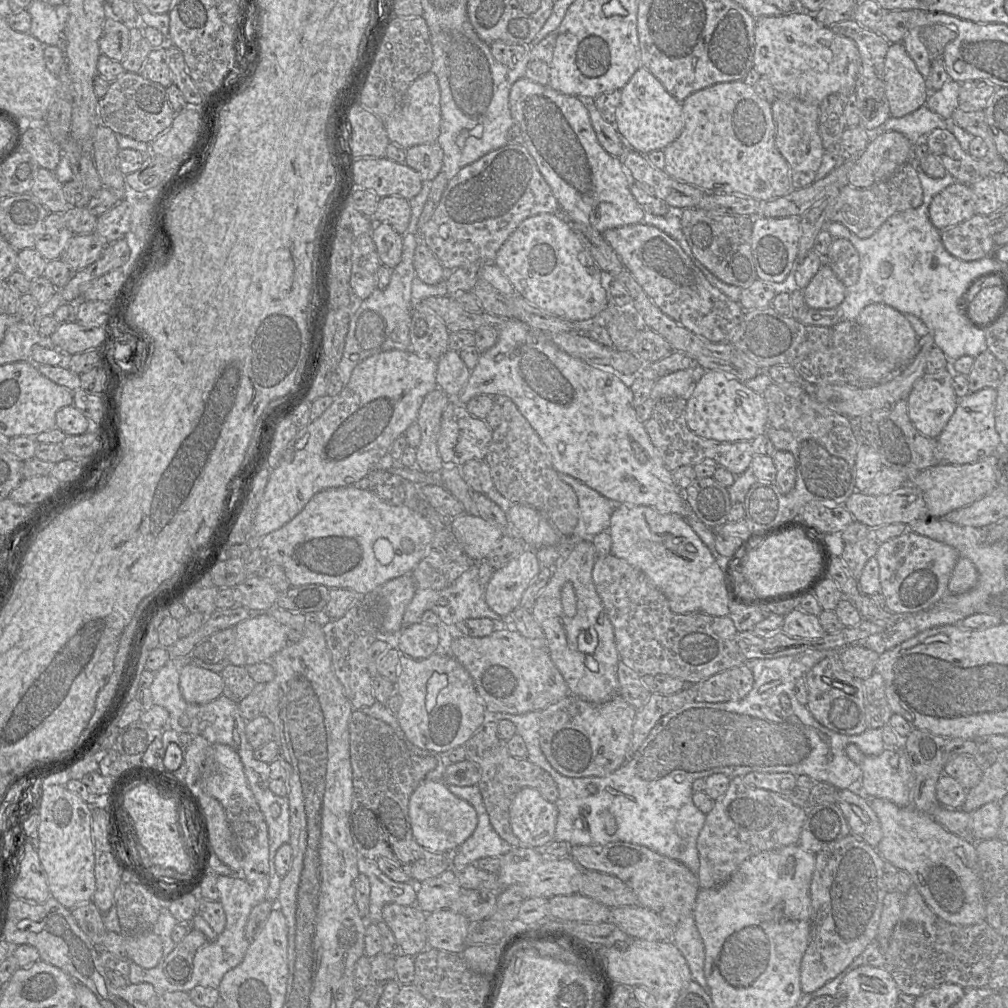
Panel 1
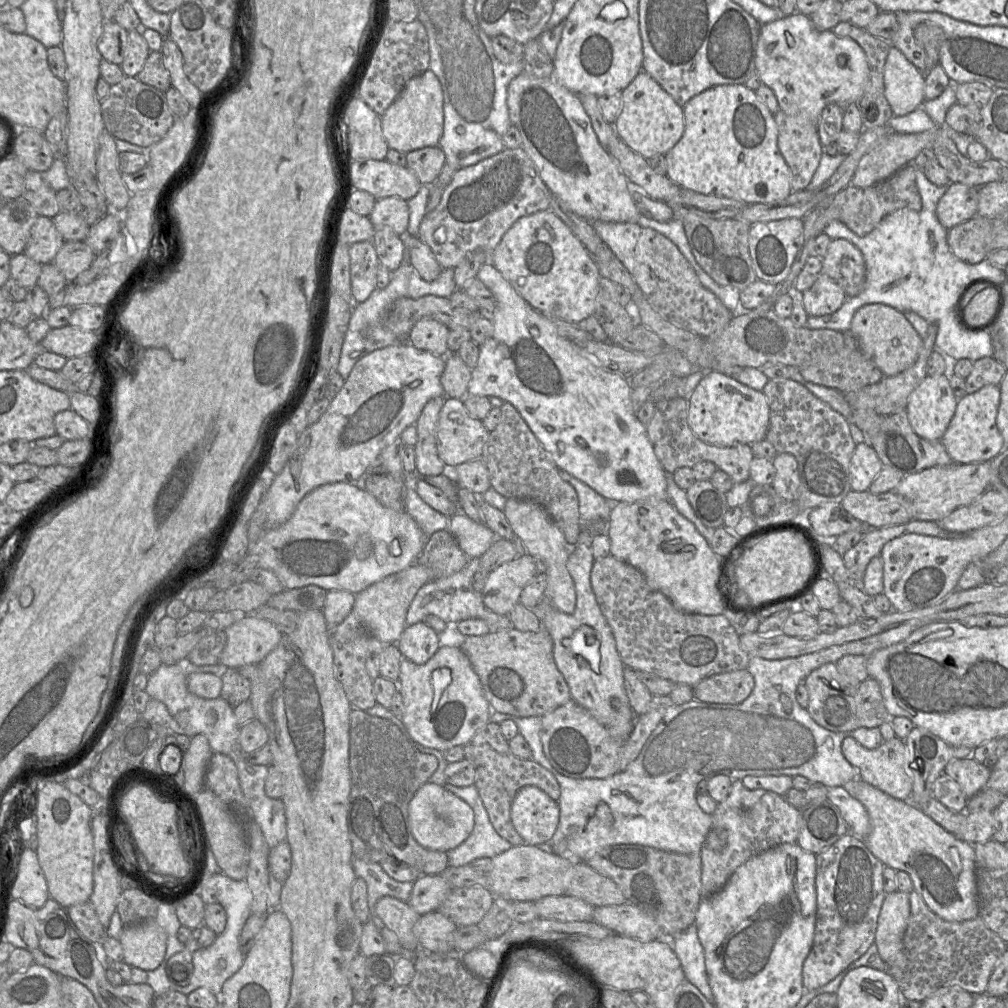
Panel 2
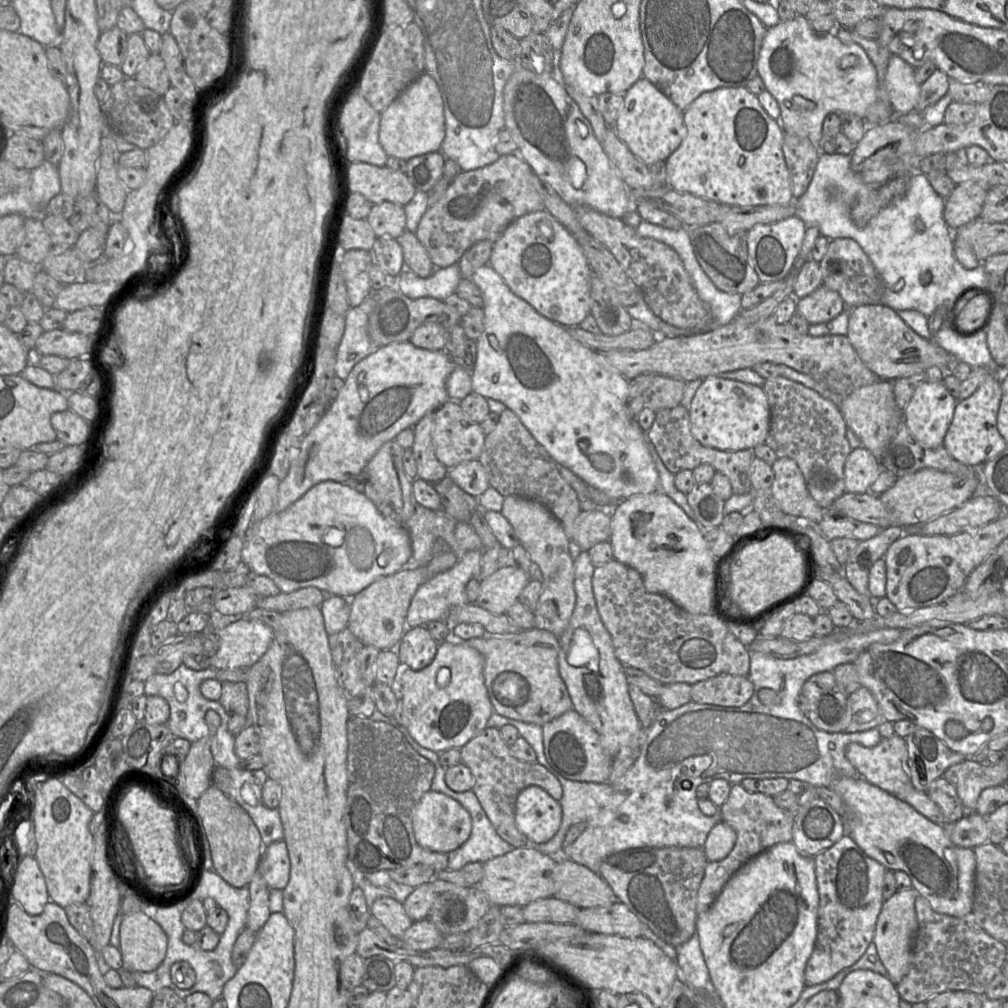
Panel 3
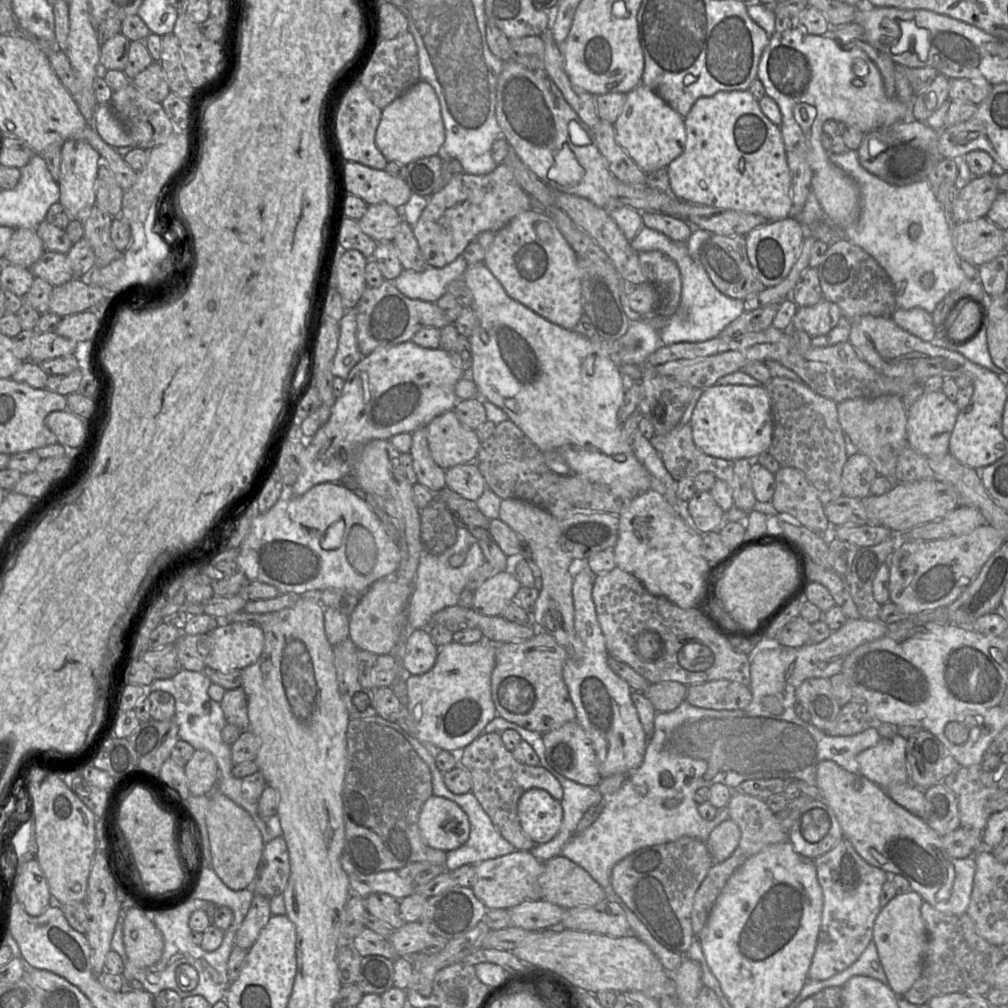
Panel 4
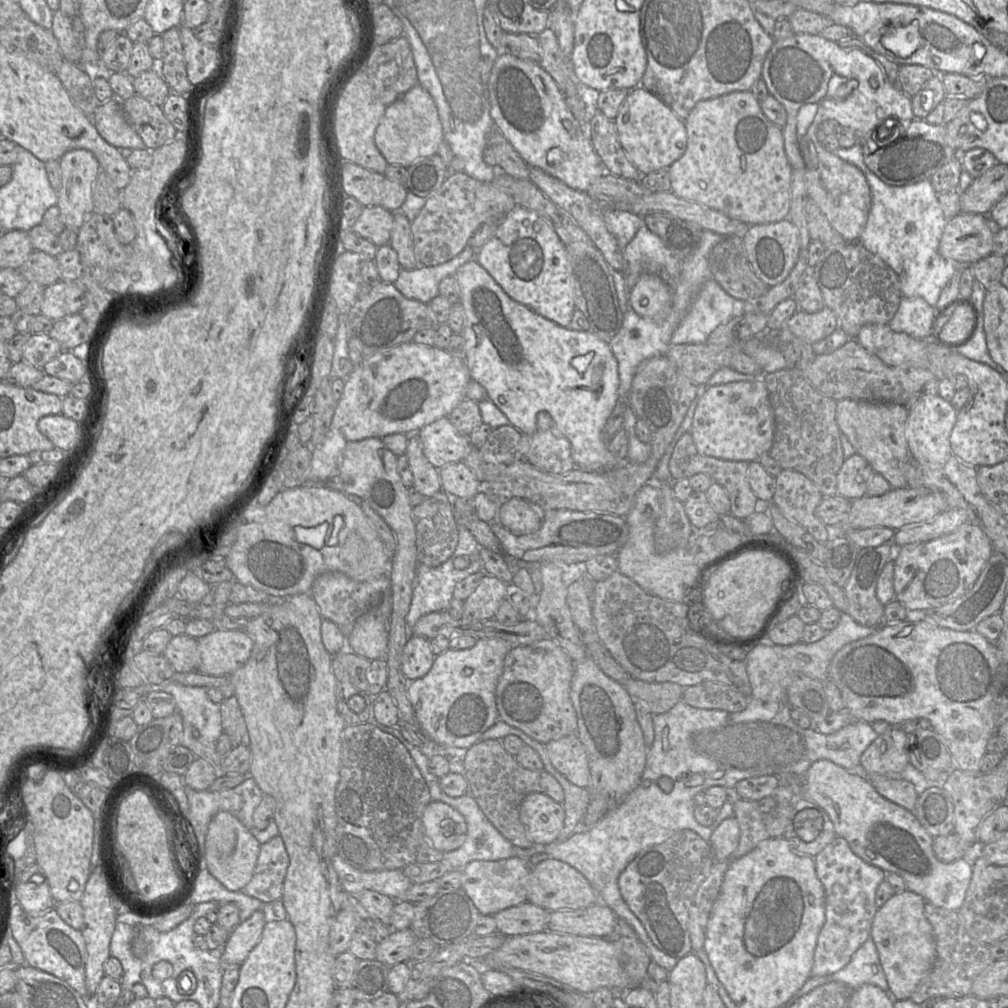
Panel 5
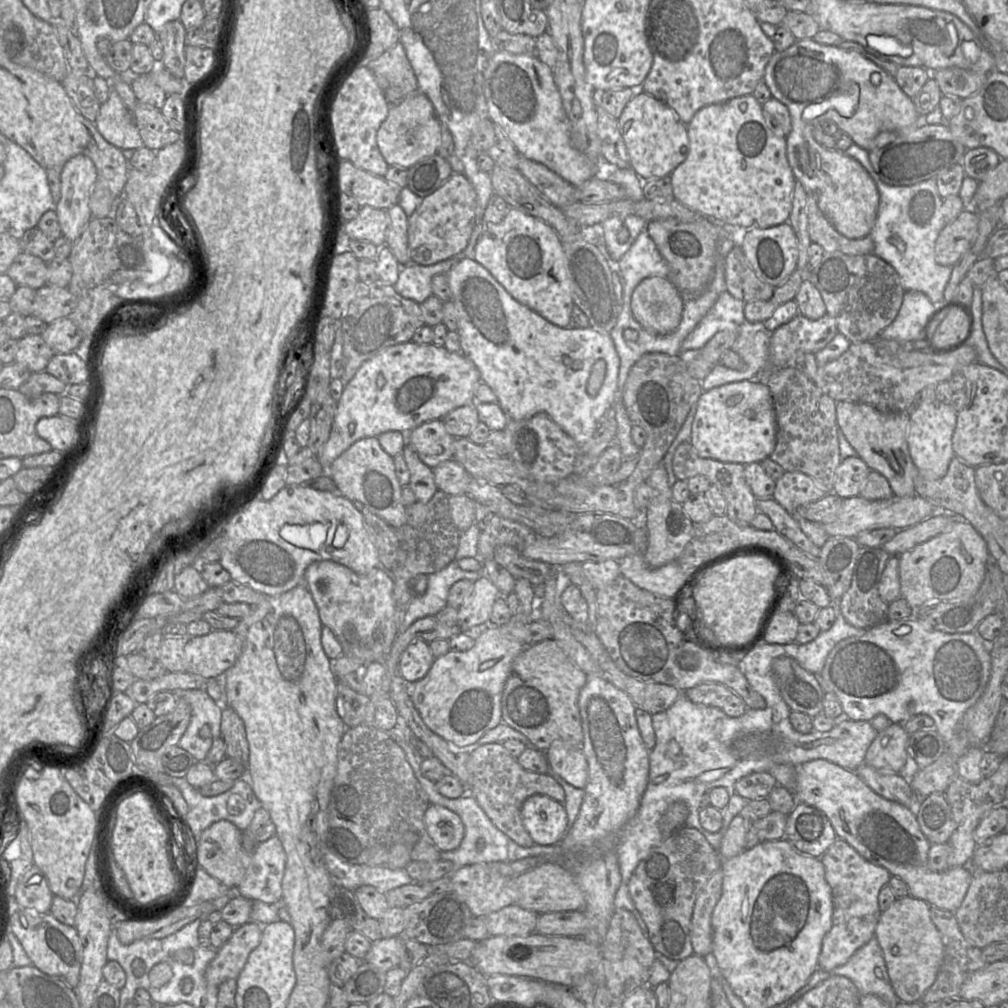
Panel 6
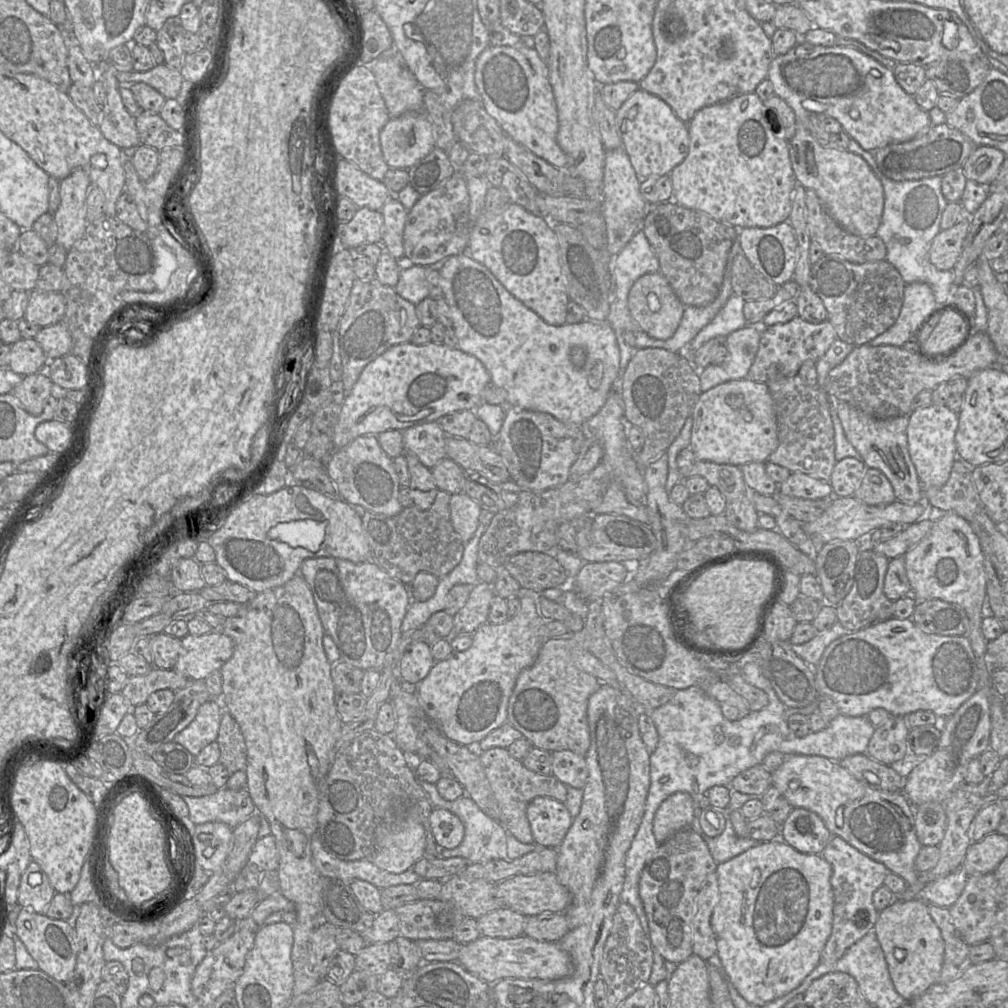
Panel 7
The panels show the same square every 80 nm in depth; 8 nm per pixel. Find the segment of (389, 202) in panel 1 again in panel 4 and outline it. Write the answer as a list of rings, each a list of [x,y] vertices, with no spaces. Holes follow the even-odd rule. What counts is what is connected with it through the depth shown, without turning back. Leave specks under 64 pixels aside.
[[[388,203],[369,204],[358,221],[364,233],[376,242],[393,241],[403,220],[401,209]]]

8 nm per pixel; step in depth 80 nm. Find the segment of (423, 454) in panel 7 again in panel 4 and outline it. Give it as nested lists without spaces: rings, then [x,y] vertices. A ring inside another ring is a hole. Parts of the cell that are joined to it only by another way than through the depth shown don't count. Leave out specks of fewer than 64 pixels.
[[[453,410],[433,418],[426,431],[430,454],[442,469],[475,461],[481,441],[474,430],[460,423]]]

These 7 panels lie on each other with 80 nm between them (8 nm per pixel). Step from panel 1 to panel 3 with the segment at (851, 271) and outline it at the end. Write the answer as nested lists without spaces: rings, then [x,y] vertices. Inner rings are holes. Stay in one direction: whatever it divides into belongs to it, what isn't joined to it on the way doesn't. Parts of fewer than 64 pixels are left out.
[[[851,238],[830,240],[819,266],[823,285],[838,292],[847,308],[853,309],[861,305],[881,303],[882,281],[871,260],[855,240]]]

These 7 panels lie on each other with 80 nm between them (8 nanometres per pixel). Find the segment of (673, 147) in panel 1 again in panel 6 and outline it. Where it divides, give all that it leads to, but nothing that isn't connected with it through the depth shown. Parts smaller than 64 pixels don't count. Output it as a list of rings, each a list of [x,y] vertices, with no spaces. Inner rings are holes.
[[[753,94],[732,98],[720,104],[711,104],[698,110],[691,121],[686,125],[689,139],[689,151],[686,159],[670,174],[673,198],[690,210],[710,219],[713,223],[722,224],[730,229],[742,228],[744,230],[755,228],[769,228],[788,222],[792,209],[792,196],[796,183],[793,171],[786,155],[786,138],[777,135],[769,127],[760,104]],[[742,103],[747,104],[746,111],[740,109]]]

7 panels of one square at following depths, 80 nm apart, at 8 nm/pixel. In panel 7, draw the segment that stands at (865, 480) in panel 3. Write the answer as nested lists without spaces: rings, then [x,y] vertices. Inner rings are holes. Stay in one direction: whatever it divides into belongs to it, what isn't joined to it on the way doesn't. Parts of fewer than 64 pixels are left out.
[[[846,457],[837,461],[830,477],[833,496],[852,496],[860,487],[867,469],[864,461],[853,457]]]

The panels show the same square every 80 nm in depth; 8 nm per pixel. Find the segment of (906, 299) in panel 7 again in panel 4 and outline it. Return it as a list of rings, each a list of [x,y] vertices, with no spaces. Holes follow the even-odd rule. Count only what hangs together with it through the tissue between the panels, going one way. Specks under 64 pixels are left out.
[[[896,308],[891,317],[899,327],[923,341],[930,342],[937,335],[932,315],[922,308]]]

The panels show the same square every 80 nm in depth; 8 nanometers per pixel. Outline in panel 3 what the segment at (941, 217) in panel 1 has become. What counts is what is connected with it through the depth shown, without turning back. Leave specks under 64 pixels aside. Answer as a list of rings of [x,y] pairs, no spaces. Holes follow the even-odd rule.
[[[975,182],[957,184],[944,202],[943,217],[951,231],[980,218],[988,189]]]

